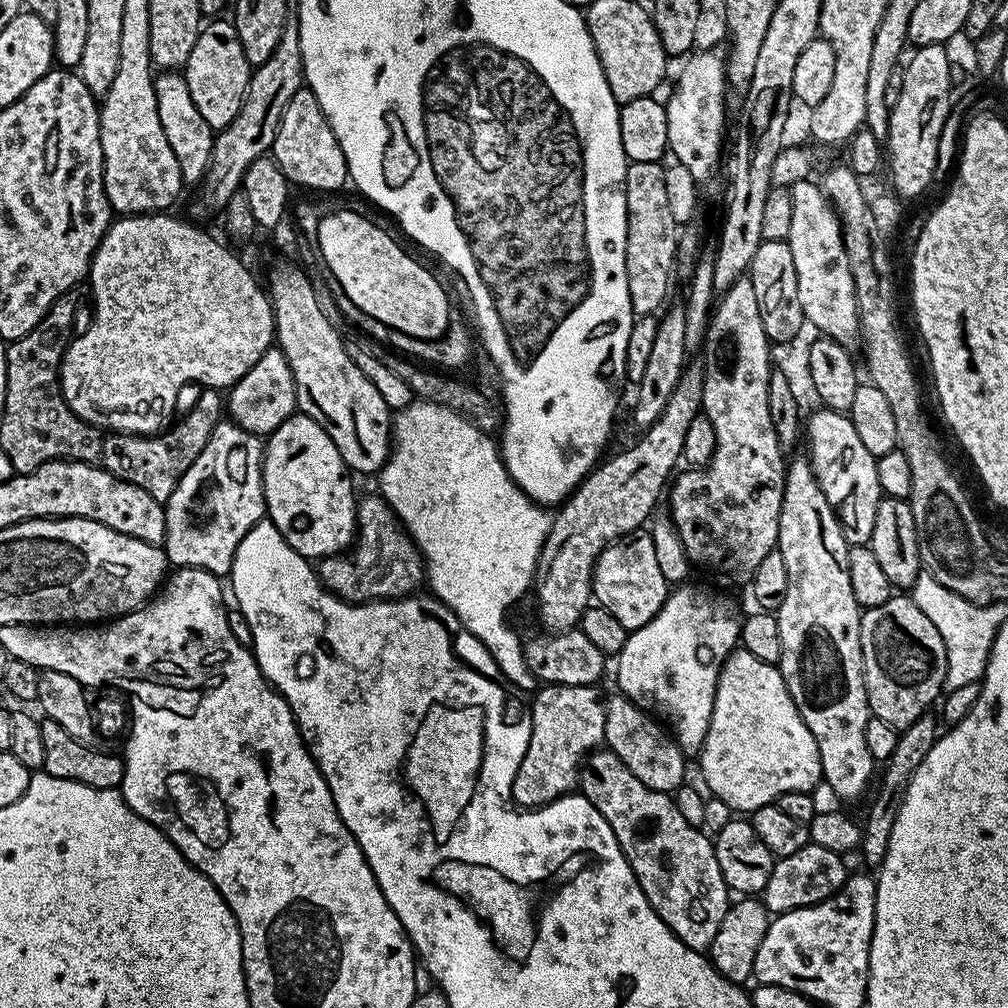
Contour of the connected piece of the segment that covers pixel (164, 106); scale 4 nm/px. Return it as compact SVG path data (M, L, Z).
M161 71L155 77L154 83L158 98L158 118L162 122L163 132L166 133L166 142L170 142L174 158L178 158L185 185L199 185L210 162L214 129L206 122L206 118L202 118L202 114L198 114L198 106L194 106L194 98L190 98L190 86L186 86L179 71Z

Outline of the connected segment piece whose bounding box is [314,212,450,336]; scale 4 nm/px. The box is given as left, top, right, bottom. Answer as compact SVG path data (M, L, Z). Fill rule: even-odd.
M332 212L319 217L314 239L324 244L324 256L332 263L332 272L340 276L340 284L348 288L348 296L360 308L368 308L372 316L380 316L380 320L388 320L388 324L415 336L436 336L444 328L444 304L450 299L449 293L392 241L390 233L356 212Z

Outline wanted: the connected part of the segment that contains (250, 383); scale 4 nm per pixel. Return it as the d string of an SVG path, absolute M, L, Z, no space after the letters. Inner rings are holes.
M279 346L268 348L259 362L226 392L226 412L232 423L261 438L271 436L296 411L294 374Z

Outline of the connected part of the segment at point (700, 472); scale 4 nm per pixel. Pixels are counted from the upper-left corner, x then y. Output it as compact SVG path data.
M741 278L715 301L702 347L702 412L710 418L710 422L714 422L716 449L705 468L688 468L684 473L681 471L671 481L670 491L666 496L669 508L667 511L670 513L672 525L676 527L678 538L682 538L682 546L689 561L695 567L697 564L700 568L709 568L720 576L729 576L736 584L744 585L749 583L762 560L774 551L780 538L786 456L778 446L774 422L770 422L767 394L770 390L770 374L774 368L768 348L770 349L770 342L762 330L762 318L758 314L758 298L754 298L754 286L751 279Z

